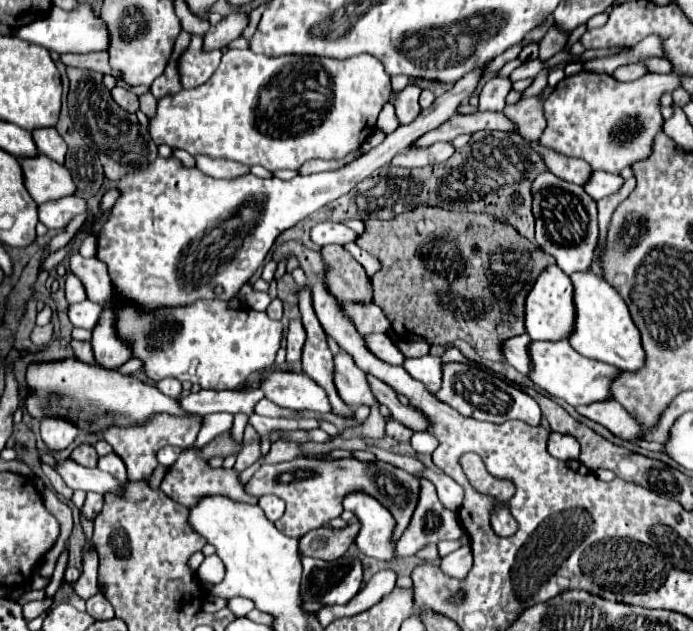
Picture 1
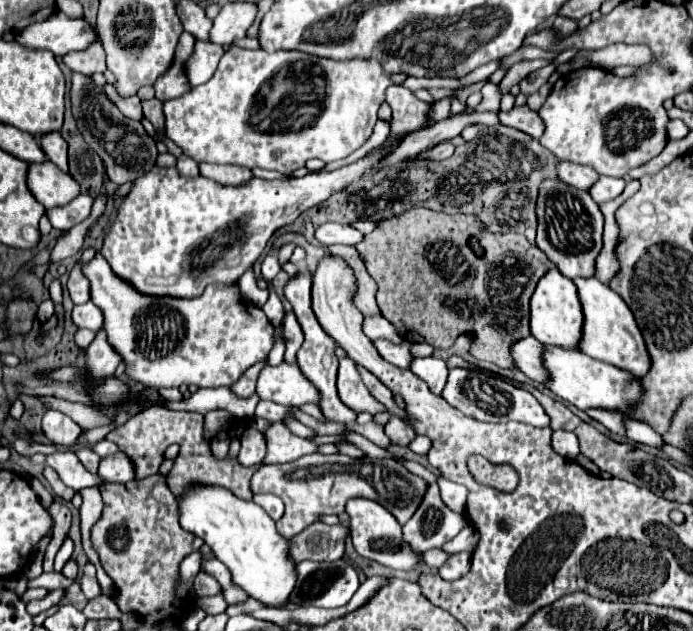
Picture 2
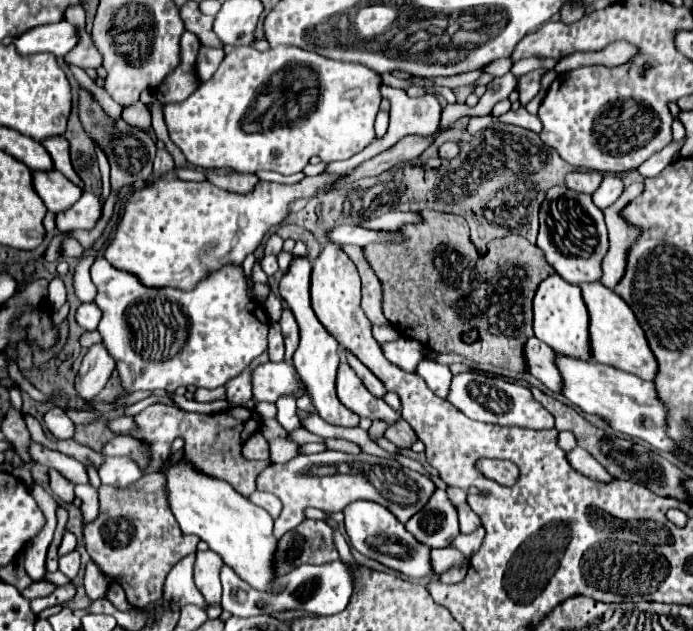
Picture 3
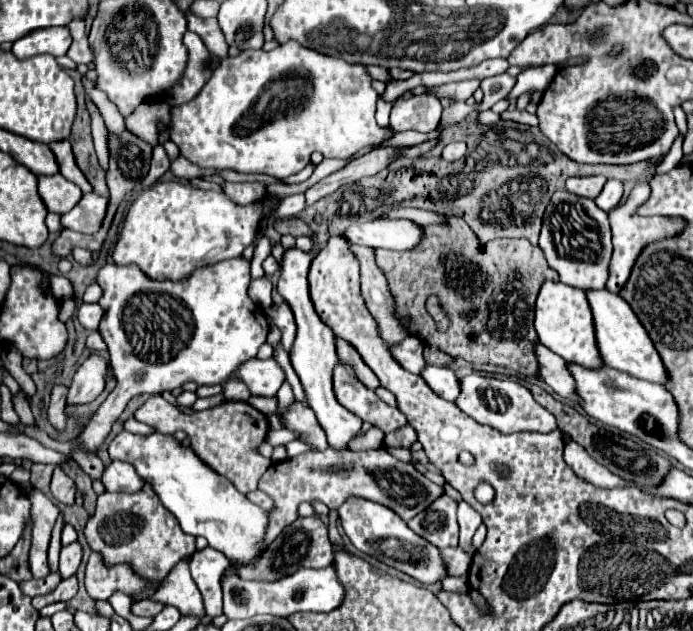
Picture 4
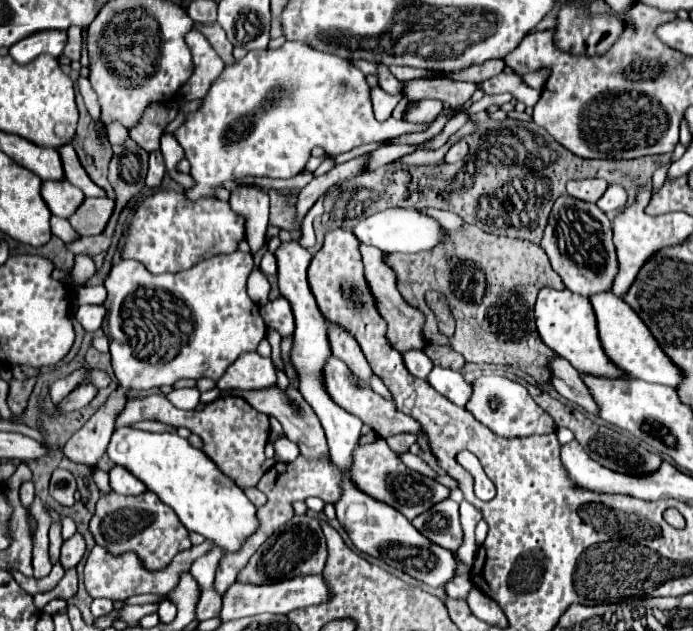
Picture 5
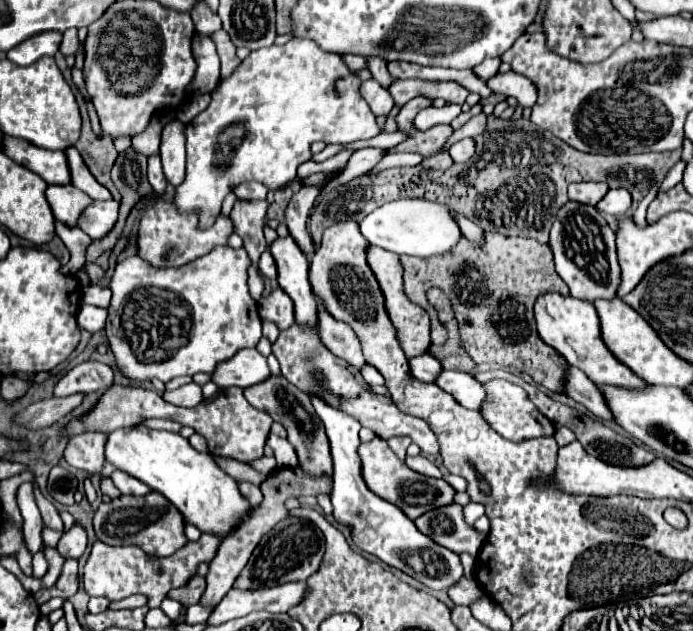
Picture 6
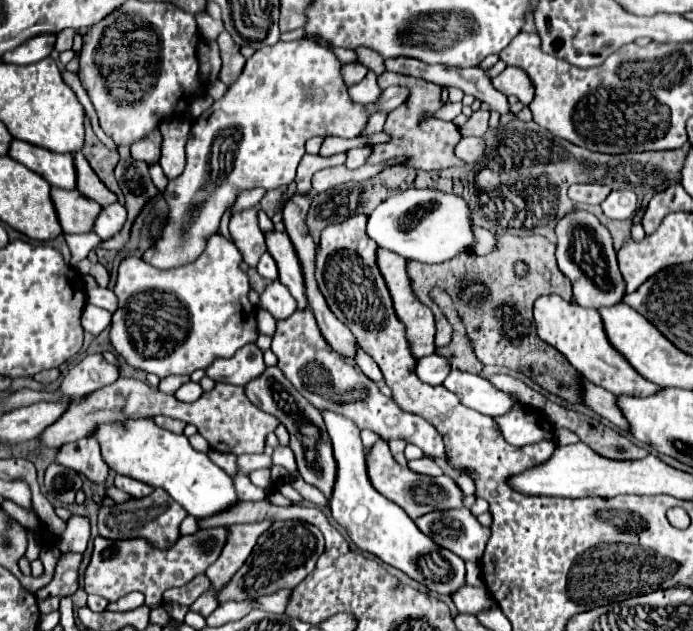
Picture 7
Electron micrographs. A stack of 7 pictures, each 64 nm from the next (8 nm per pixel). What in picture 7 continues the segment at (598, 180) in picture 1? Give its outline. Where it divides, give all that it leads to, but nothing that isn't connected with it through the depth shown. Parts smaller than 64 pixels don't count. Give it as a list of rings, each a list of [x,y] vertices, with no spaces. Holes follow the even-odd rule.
[[[632,190],[610,192],[610,196],[602,202],[602,210],[608,218],[628,220],[636,212],[636,194]]]

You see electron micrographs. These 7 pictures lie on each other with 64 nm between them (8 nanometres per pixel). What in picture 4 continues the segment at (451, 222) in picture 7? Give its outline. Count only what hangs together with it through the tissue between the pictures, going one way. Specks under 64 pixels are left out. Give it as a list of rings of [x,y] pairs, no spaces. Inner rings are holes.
[[[372,218],[350,226],[344,236],[350,244],[364,244],[388,250],[414,250],[424,238],[424,226],[408,218]]]

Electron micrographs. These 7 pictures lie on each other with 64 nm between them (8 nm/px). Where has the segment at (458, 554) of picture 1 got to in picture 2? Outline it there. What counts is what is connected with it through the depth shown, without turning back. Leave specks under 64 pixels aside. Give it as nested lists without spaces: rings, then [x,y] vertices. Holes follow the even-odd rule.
[[[460,552],[460,554],[452,554],[452,558],[440,568],[440,576],[444,580],[458,580],[468,570],[470,570],[470,554]]]

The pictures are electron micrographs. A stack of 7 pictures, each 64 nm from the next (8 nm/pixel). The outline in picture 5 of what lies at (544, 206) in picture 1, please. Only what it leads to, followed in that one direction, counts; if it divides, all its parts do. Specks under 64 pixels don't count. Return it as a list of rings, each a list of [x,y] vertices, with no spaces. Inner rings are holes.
[[[572,196],[558,198],[550,212],[540,246],[546,250],[552,268],[560,274],[570,292],[586,298],[610,292],[610,284],[614,284],[618,274],[618,260],[612,242],[612,224],[596,204],[588,204]]]

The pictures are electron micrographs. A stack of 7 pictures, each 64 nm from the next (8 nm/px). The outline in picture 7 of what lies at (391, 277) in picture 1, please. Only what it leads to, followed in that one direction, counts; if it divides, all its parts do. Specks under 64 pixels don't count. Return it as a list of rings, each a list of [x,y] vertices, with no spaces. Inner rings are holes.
[[[498,234],[498,242],[498,248],[486,256],[466,252],[442,264],[422,264],[408,260],[408,274],[412,280],[414,294],[434,312],[436,318],[436,346],[448,346],[452,332],[450,322],[428,294],[432,288],[440,286],[452,296],[456,310],[466,324],[466,332],[474,344],[476,356],[482,364],[496,364],[508,370],[520,370],[550,394],[560,396],[566,402],[580,404],[582,380],[578,370],[566,360],[564,354],[560,354],[556,348],[538,338],[532,318],[532,304],[542,294],[558,294],[566,302],[574,300],[570,280],[562,274],[562,270],[558,270],[556,264],[556,244],[542,236],[514,234]],[[518,260],[524,260],[530,268],[528,276],[522,280],[510,274],[512,264]]]

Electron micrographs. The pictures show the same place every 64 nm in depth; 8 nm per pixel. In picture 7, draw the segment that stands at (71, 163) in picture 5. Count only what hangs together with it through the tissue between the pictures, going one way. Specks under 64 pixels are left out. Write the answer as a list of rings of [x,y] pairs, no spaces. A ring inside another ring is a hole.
[[[82,152],[74,154],[74,164],[78,172],[78,192],[82,192],[86,198],[96,200],[100,206],[110,206],[110,202],[116,202],[118,196],[110,192],[106,186],[102,186],[100,178],[94,174],[92,166],[84,158]]]

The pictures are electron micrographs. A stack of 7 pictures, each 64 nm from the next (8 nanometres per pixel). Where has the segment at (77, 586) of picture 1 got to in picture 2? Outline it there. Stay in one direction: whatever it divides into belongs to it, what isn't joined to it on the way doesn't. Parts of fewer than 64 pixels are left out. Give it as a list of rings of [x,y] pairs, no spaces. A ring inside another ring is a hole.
[[[92,562],[86,564],[86,568],[84,568],[84,576],[82,576],[82,580],[80,580],[80,586],[82,586],[82,592],[86,594],[86,598],[96,598],[98,594],[102,594],[100,584],[98,584],[96,578],[96,568],[94,568]],[[50,572],[42,573],[39,577],[35,579],[30,579],[28,581],[28,588],[43,587],[48,591],[58,589],[58,588],[67,588],[69,586],[69,579],[63,576],[62,573]]]

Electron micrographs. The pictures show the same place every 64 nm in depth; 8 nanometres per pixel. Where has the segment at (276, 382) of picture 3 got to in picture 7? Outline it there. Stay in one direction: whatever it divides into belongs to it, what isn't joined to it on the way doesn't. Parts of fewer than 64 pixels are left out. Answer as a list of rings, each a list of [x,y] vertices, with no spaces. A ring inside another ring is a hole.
[[[242,346],[232,358],[220,358],[214,366],[206,368],[206,376],[214,382],[228,382],[244,386],[252,378],[264,372],[266,364],[262,360],[262,350],[258,346]]]

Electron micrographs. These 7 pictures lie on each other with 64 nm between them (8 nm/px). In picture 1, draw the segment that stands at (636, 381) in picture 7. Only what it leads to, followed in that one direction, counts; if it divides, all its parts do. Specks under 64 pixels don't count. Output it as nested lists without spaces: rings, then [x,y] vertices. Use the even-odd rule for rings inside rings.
[[[548,266],[536,280],[534,290],[526,298],[526,332],[532,340],[568,340],[574,330],[574,286],[570,278],[556,266]]]

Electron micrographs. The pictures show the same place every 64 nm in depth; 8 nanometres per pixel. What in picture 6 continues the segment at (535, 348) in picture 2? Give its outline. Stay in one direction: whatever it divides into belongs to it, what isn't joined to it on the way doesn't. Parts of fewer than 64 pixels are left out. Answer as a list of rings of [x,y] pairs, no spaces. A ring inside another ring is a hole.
[[[578,368],[568,370],[564,390],[566,396],[586,406],[594,416],[614,422],[614,414],[610,414],[610,408],[606,406],[606,398],[602,398],[602,390],[598,390],[598,386],[582,370]]]

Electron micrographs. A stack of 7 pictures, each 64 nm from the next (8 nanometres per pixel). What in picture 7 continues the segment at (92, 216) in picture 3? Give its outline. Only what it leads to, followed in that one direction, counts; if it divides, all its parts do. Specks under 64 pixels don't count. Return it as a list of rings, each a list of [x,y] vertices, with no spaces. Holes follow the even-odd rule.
[[[120,202],[110,204],[108,208],[102,208],[100,216],[96,218],[94,232],[102,240],[110,240],[124,228],[124,222],[126,222],[126,208]]]

